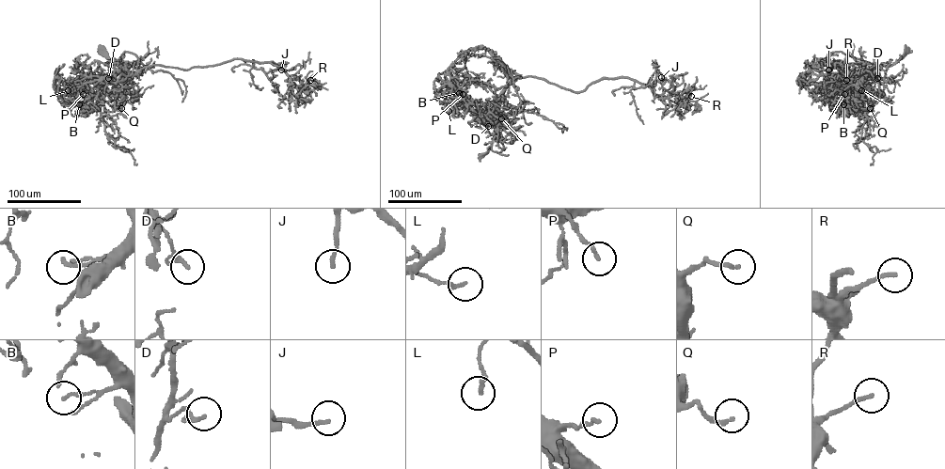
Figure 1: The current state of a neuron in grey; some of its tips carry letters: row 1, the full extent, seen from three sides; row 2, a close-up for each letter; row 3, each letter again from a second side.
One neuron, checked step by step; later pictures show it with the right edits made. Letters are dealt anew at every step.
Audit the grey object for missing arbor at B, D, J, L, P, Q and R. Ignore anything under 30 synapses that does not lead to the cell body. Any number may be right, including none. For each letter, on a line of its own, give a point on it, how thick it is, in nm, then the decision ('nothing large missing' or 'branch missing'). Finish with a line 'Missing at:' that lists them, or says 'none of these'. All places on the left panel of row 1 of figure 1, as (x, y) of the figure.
B: at (79, 104); 160 nm thick; nothing large missing
D: at (108, 78); 110 nm thick; nothing large missing
J: at (281, 70); 160 nm thick; nothing large missing
L: at (68, 90); 150 nm thick; nothing large missing
P: at (83, 94); 140 nm thick; nothing large missing
Q: at (121, 108); 160 nm thick; nothing large missing
R: at (310, 80); 160 nm thick; nothing large missing
Missing at: none of these

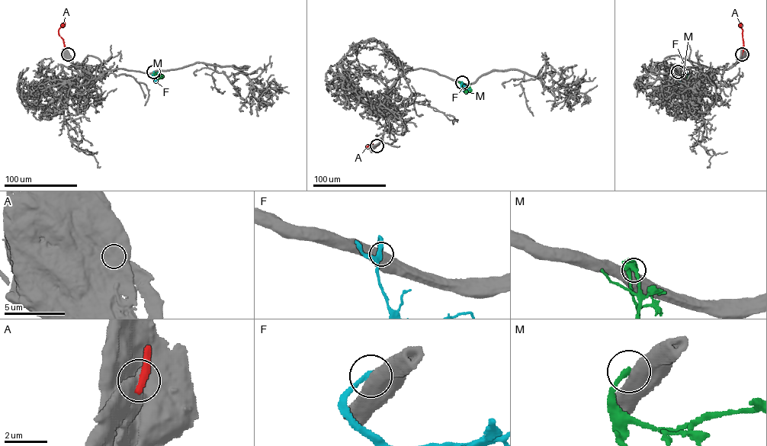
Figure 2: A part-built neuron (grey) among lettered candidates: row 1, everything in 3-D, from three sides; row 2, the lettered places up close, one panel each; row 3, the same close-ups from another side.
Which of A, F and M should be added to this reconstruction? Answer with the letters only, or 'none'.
none

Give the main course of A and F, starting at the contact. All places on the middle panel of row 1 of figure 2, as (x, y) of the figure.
A: (377, 145), (367, 146), (373, 144)
F: (462, 82), (467, 93), (470, 88)

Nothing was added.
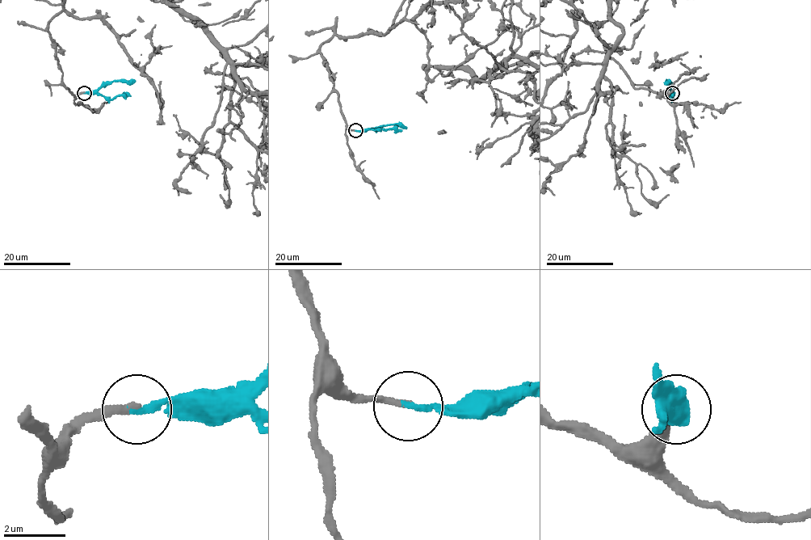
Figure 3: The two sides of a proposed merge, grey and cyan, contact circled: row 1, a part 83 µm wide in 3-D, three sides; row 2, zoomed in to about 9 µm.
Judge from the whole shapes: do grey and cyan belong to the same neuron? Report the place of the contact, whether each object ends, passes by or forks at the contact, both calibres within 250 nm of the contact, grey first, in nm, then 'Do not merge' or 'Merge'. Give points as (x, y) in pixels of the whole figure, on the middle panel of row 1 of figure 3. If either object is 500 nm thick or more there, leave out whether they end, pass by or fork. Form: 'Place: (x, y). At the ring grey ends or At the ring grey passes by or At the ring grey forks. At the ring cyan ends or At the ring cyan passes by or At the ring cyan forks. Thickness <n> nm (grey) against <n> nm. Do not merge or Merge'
Place: (355, 130). At the ring grey ends. At the ring cyan ends. Thickness 200 nm (grey) against 200 nm. Merge

